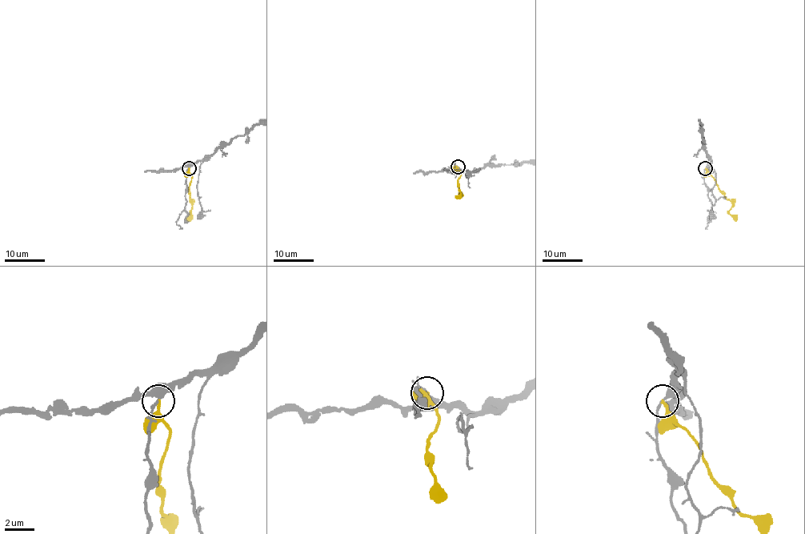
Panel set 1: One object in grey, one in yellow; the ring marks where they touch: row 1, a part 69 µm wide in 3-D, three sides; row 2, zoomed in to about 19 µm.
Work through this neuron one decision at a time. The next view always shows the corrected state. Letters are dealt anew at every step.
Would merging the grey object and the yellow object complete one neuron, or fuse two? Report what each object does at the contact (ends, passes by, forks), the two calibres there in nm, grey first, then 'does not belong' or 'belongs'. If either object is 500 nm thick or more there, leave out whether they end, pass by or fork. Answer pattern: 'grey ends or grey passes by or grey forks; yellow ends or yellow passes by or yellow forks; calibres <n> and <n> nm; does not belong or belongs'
grey passes by; yellow ends; calibres 280 and 200 nm; does not belong

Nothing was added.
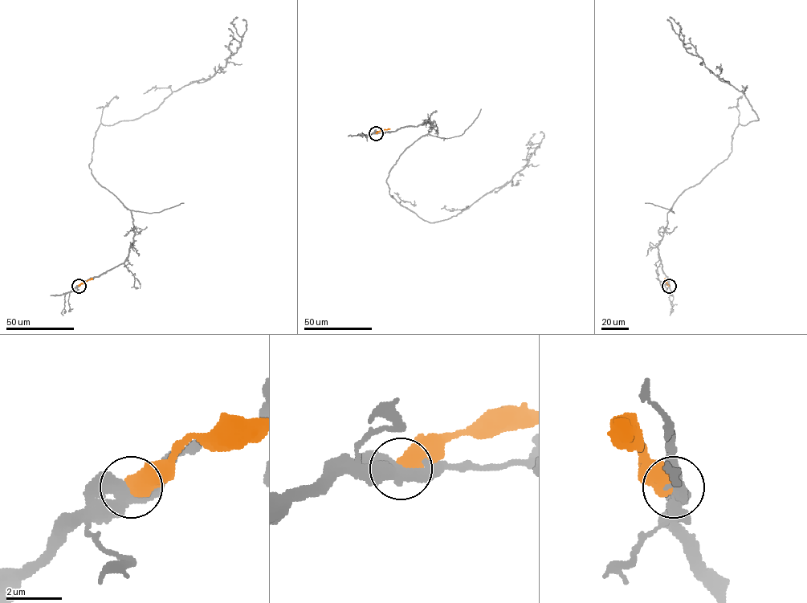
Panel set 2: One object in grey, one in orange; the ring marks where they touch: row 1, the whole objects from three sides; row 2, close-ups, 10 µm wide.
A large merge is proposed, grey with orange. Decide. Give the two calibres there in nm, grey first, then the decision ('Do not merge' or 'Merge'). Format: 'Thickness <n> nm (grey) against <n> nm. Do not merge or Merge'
Thickness 440 nm (grey) against 650 nm. Do not merge

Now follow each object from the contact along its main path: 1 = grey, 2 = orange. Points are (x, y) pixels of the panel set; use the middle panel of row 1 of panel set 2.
1: (376, 132), (432, 127), (386, 181), (390, 196), (430, 222), (503, 186), (538, 147), (535, 133)
2: (376, 132), (389, 128)

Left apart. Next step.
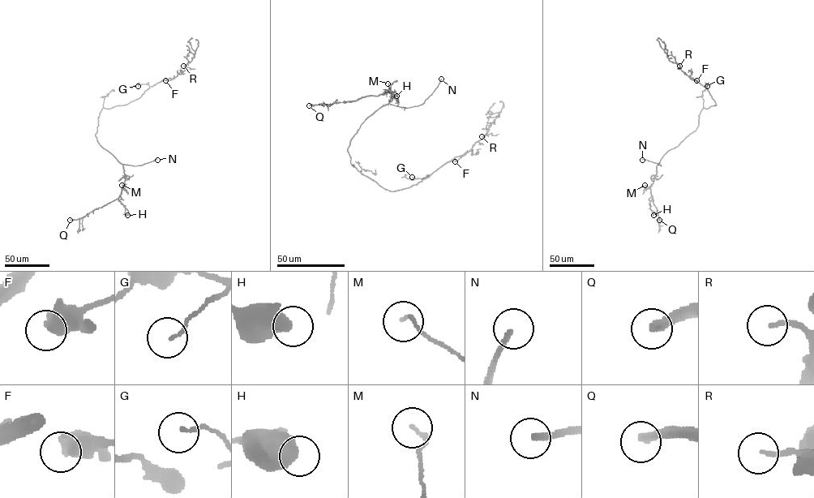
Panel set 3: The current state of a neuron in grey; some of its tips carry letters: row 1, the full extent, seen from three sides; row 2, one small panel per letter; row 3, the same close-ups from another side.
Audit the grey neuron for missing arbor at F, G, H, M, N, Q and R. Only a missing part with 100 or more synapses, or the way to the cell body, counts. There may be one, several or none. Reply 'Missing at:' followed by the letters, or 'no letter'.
Missing at: N, Q

